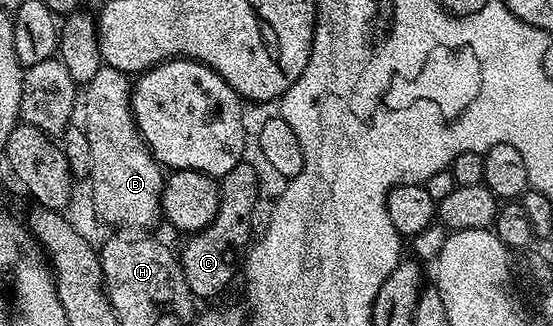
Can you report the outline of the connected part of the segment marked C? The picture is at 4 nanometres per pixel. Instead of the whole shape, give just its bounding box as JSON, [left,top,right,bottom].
[179,161,260,300]

